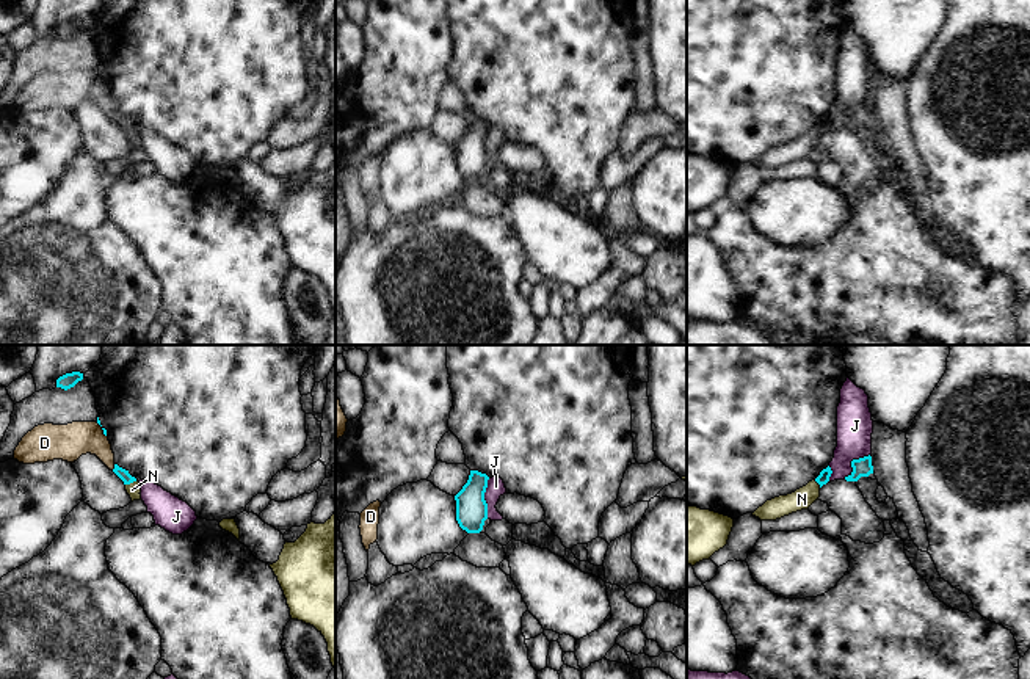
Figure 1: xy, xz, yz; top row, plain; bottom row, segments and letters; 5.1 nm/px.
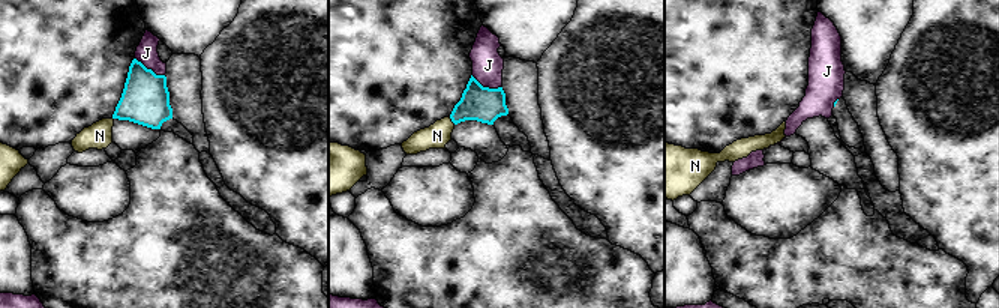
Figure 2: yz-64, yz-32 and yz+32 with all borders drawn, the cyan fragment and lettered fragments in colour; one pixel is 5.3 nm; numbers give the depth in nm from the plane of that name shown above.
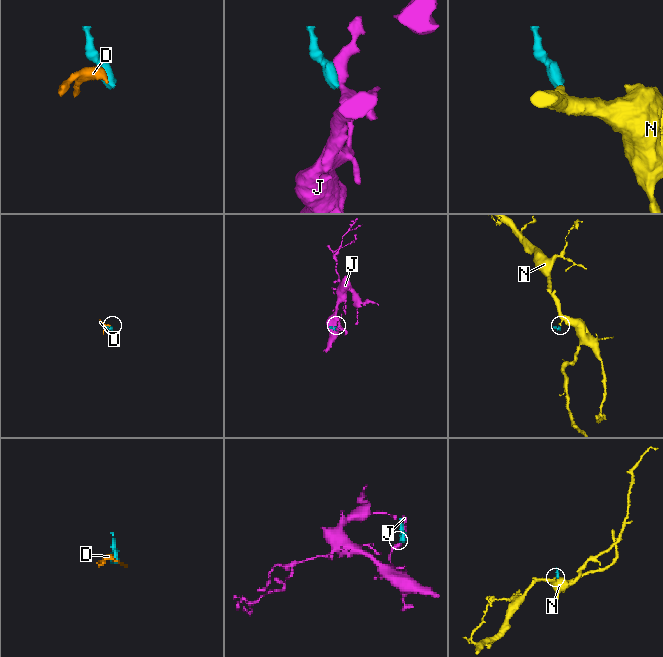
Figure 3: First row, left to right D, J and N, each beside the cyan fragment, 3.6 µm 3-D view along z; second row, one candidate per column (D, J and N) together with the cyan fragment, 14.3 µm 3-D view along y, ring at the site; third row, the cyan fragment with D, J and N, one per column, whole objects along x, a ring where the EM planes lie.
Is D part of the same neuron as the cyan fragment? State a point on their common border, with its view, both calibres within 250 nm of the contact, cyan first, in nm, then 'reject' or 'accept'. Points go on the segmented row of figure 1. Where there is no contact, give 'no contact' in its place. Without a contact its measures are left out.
xy (115, 468) | 60/180 nm | reject

